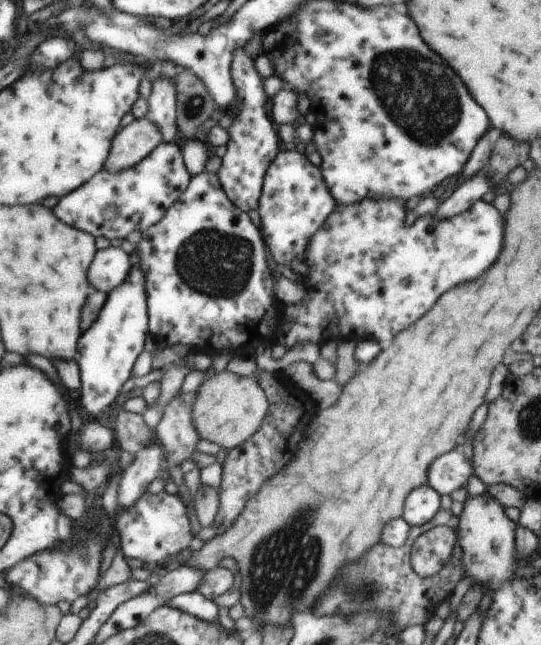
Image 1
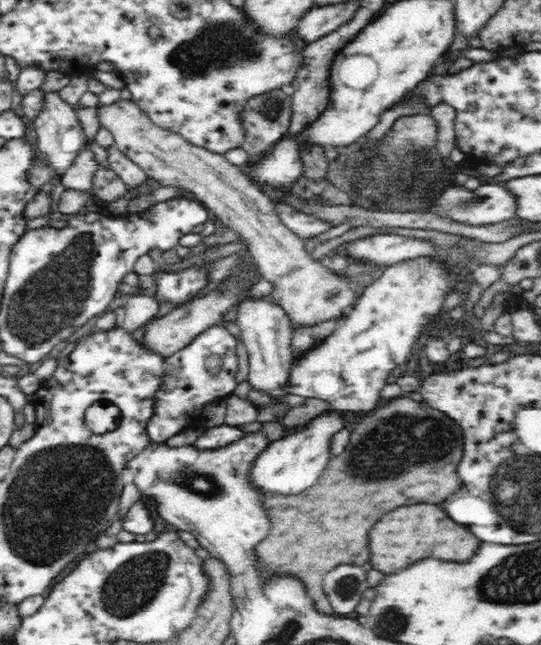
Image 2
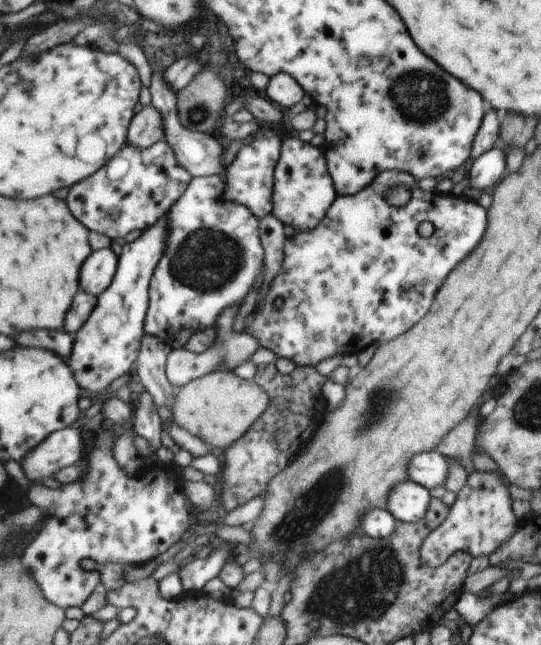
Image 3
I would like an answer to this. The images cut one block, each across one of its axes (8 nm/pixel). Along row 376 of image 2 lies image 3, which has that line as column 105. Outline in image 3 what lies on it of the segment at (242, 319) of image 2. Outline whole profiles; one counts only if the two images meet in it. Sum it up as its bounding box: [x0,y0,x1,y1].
[81,246,120,297]

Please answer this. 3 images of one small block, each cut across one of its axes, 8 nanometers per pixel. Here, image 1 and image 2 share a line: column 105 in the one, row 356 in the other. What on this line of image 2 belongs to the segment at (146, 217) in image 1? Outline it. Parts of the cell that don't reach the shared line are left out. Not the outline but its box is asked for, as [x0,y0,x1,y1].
[147,325,239,443]

